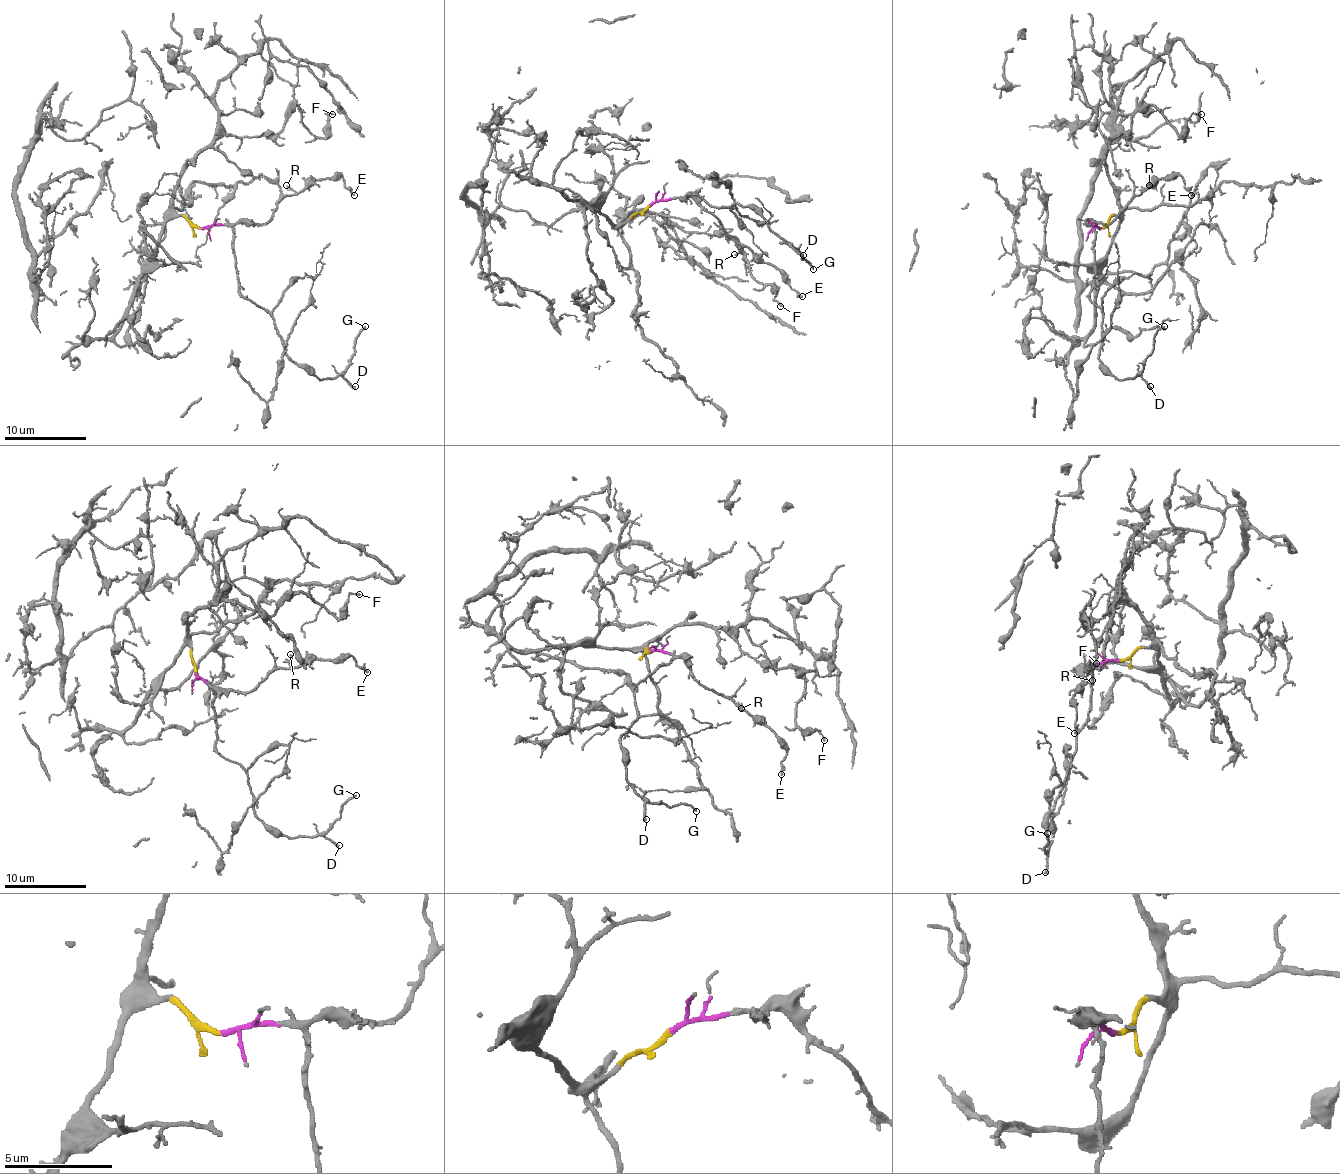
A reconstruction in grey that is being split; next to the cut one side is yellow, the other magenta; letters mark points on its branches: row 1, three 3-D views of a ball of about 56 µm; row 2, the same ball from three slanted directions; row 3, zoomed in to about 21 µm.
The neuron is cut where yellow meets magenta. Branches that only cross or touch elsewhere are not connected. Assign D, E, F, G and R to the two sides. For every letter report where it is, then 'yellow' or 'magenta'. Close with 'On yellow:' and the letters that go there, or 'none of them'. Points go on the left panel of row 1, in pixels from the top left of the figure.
D: at (355, 386); magenta
E: at (354, 195); magenta
F: at (332, 114); yellow
G: at (365, 326); magenta
R: at (286, 185); magenta
On yellow: F

